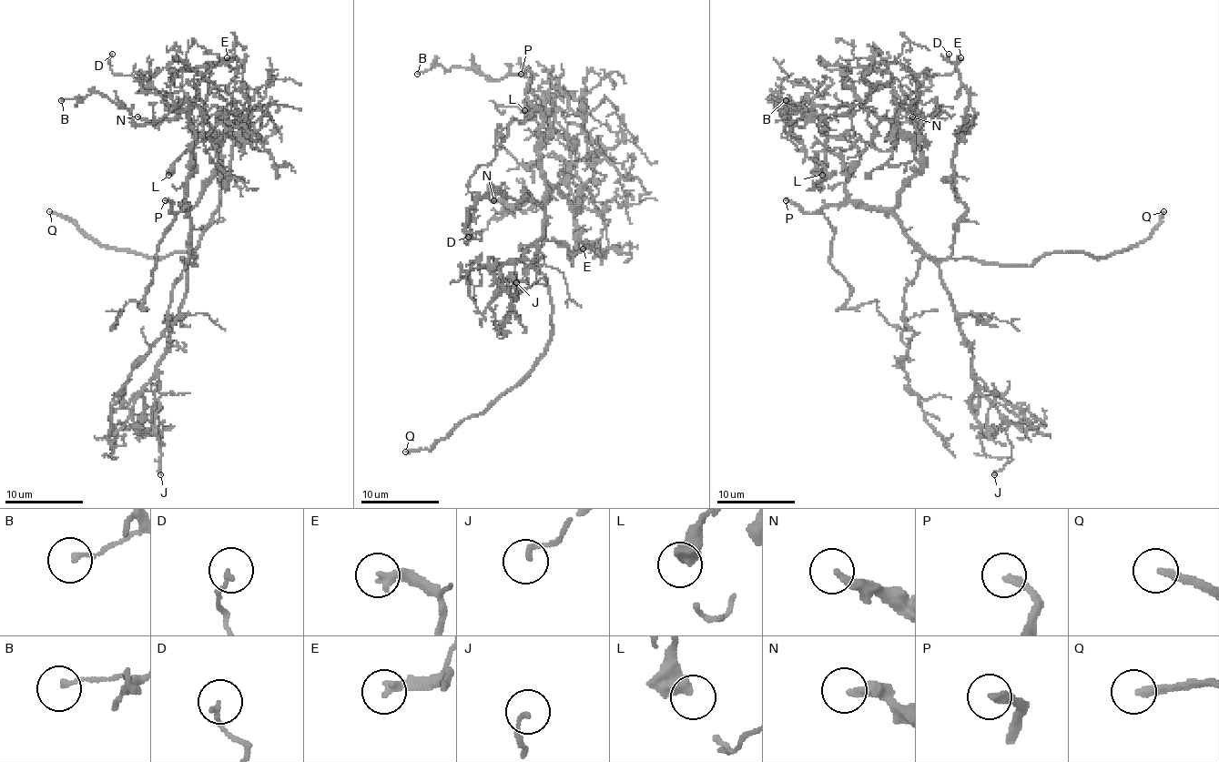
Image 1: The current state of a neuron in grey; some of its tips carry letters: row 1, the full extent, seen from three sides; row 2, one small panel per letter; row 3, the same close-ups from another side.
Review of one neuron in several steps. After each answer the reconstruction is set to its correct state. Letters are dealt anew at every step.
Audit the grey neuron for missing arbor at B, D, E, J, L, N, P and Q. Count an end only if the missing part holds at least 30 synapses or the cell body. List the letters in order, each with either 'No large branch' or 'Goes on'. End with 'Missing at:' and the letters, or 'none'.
B: No large branch
D: No large branch
E: No large branch
J: No large branch
L: No large branch
N: No large branch
P: Goes on
Q: Goes on
Missing at: P, Q

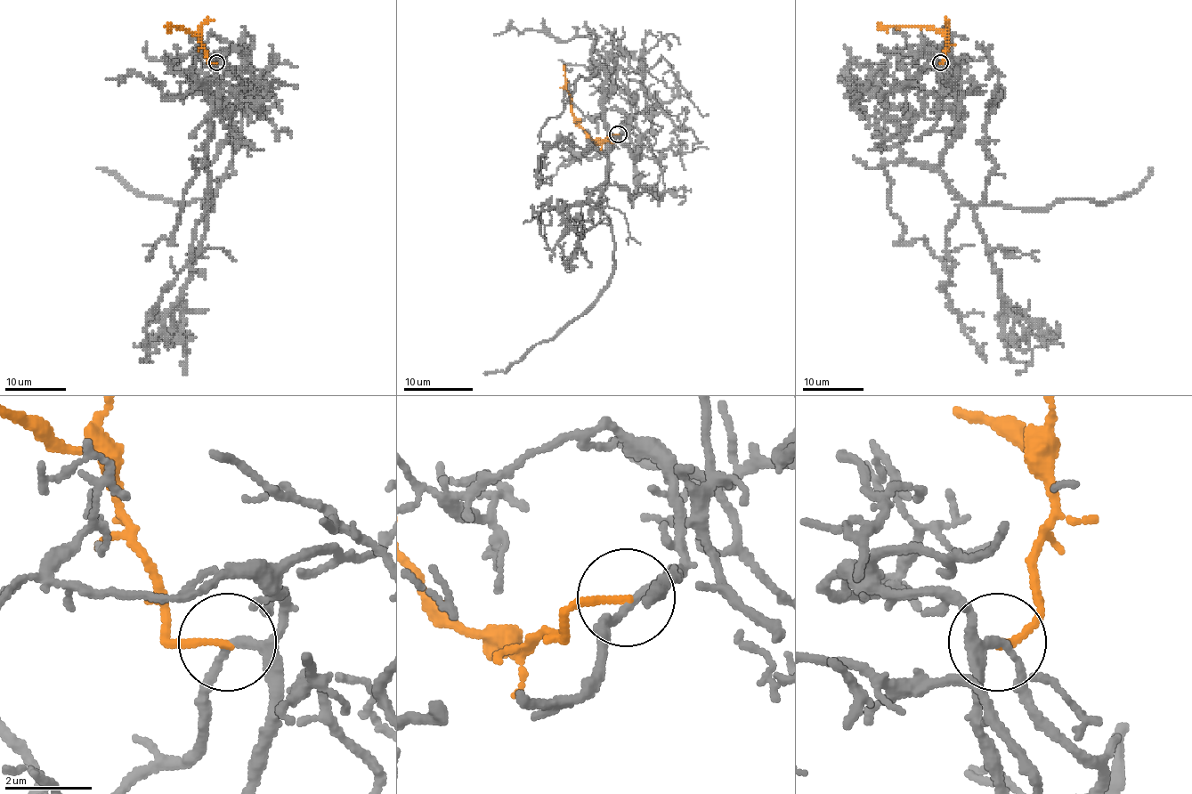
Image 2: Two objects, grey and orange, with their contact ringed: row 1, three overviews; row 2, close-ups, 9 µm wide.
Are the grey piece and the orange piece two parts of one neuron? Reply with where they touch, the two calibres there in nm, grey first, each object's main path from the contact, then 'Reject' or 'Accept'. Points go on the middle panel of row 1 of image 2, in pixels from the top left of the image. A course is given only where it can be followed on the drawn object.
Place: (618, 134). Thickness 140 nm (grey) against 160 nm. Course of grey: (617, 134), (626, 133), (635, 156), (609, 133), (602, 196), (614, 253), (609, 286), (504, 371), (483, 373). Course of orange: (617, 134), (598, 143), (586, 133), (572, 112), (571, 94), (565, 87), (565, 65). Reject

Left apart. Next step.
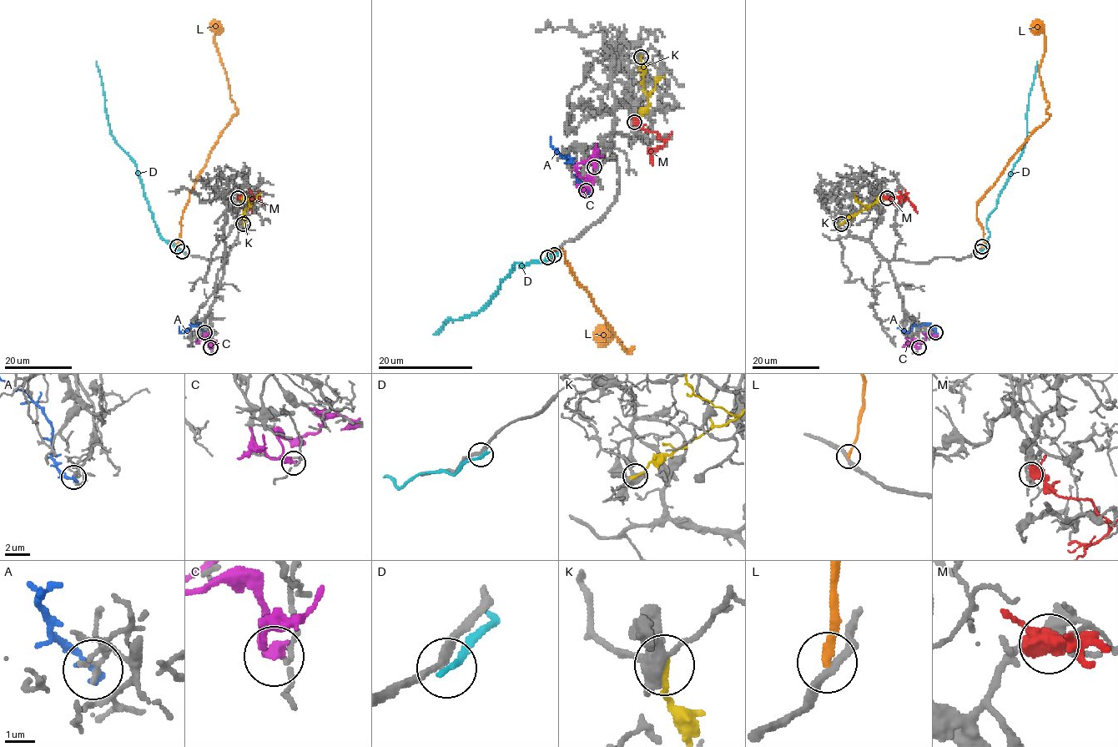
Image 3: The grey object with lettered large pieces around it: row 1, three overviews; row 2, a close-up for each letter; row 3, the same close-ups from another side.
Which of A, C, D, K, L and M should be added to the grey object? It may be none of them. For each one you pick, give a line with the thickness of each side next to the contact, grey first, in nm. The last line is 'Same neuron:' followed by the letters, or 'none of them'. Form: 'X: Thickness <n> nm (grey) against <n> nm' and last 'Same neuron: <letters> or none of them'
Same neuron: none of them

